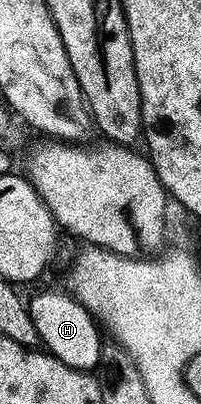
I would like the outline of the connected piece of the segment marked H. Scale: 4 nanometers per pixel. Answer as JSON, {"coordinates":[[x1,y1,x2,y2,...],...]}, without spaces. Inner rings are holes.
{"coordinates":[[41,290,33,299,28,299,29,315,35,324,35,332,41,337,41,346,71,368,96,371,101,366,103,341,103,335,97,331,98,319,72,294,61,290]]}

